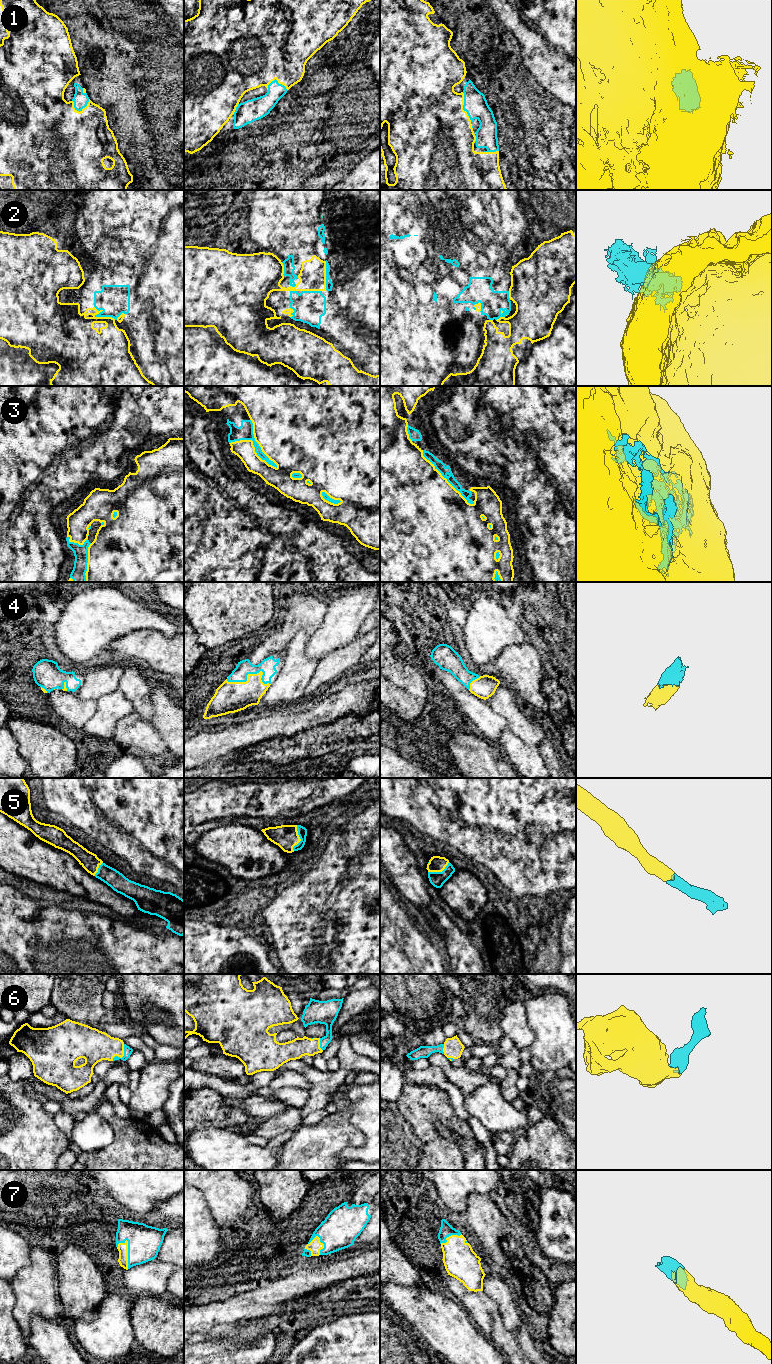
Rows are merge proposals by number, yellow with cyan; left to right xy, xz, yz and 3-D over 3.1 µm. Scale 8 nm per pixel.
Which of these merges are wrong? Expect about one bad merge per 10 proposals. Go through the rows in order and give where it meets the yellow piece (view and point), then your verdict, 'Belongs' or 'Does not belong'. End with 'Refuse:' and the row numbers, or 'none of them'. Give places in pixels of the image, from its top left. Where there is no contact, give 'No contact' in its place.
1: Touches yellow at yz (462, 107). Belongs
2: Touches yellow at xy (106, 317). Belongs
3: Touches yellow at xz (258, 443). Belongs
4: Touches yellow at xz (251, 674). Belongs
5: Touches yellow at xz (299, 838). Belongs
6: Touches yellow at xy (122, 1056). Belongs
7: Touches yellow at xy (127, 1254). Belongs
Refuse: none of them

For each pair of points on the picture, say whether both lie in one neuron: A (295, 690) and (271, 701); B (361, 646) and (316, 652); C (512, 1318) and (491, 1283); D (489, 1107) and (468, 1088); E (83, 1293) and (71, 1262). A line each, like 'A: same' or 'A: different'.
A: same
B: different
C: same
D: different
E: same

